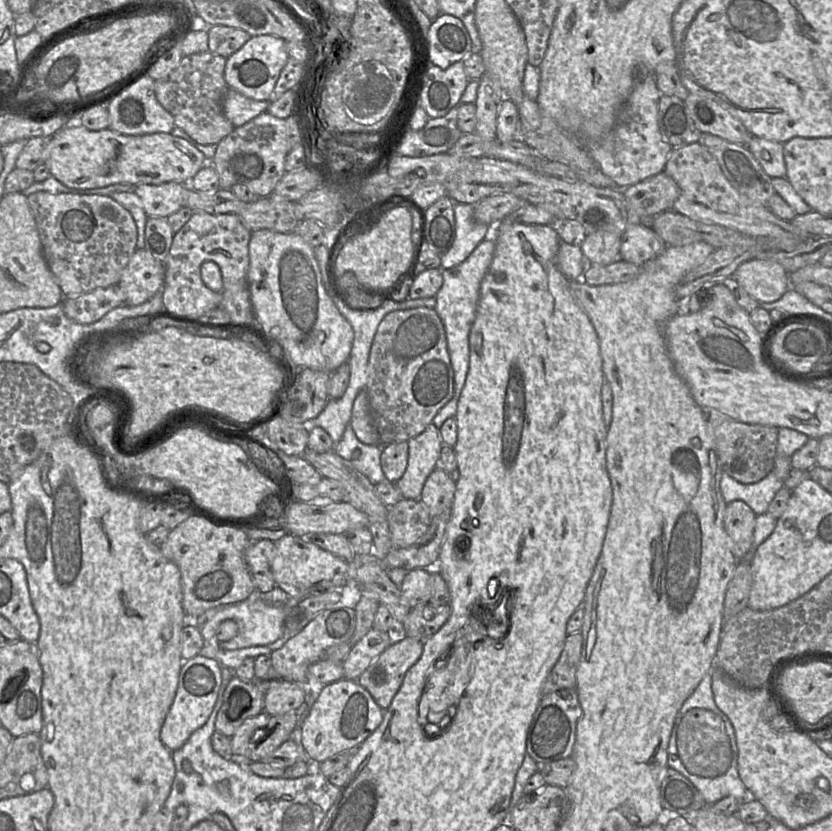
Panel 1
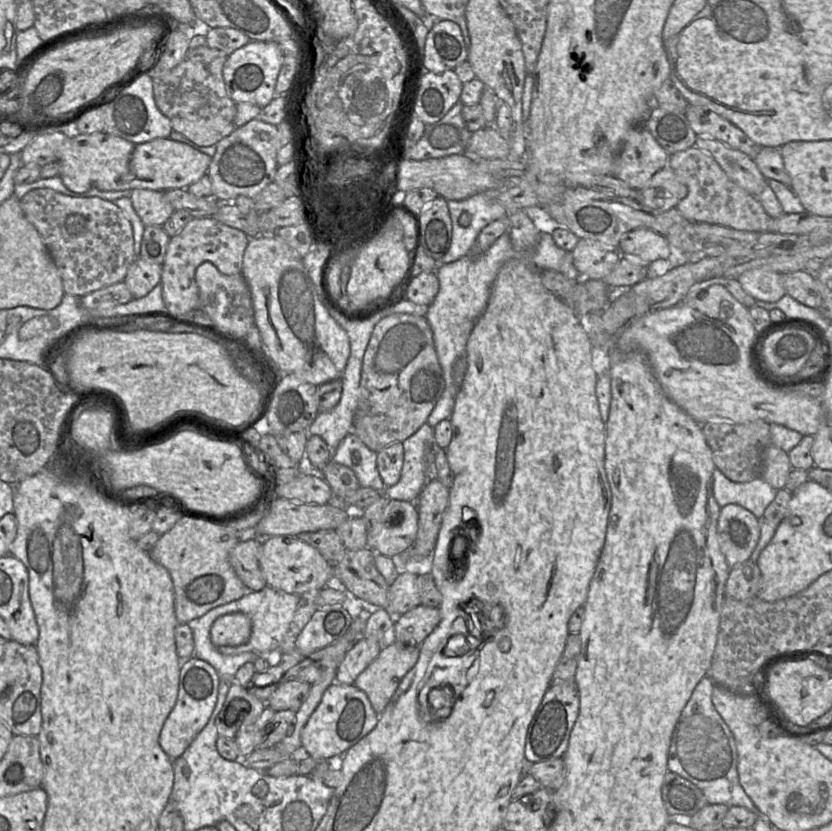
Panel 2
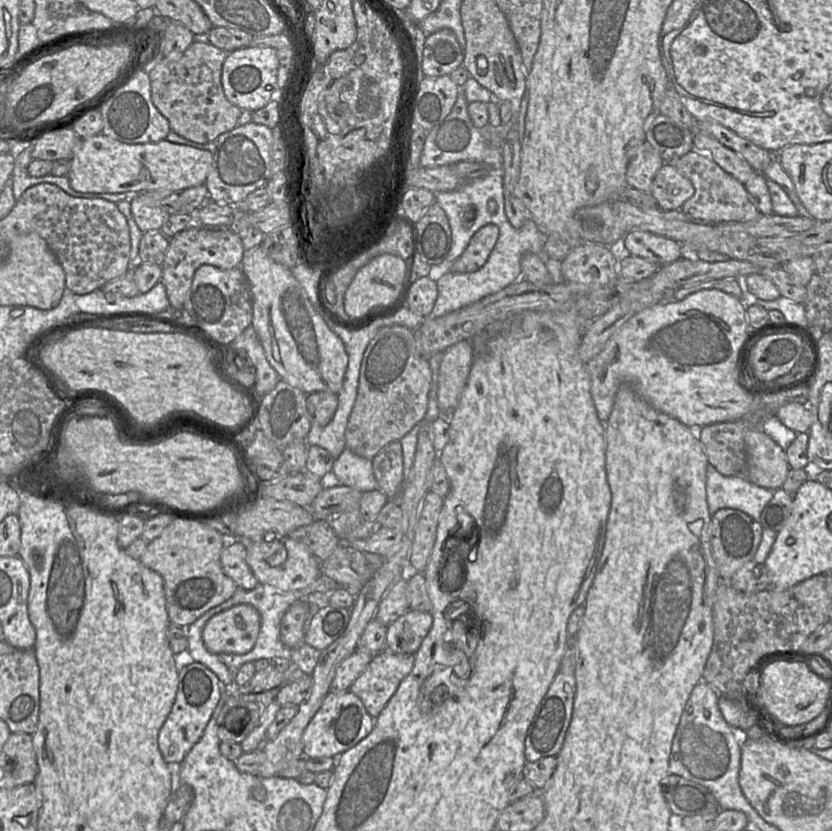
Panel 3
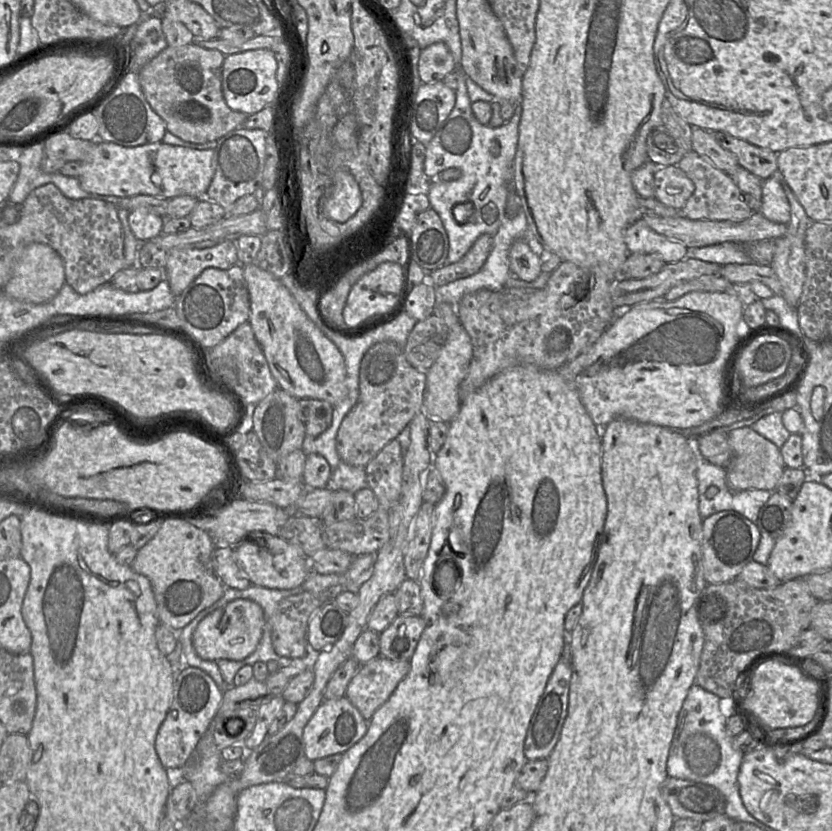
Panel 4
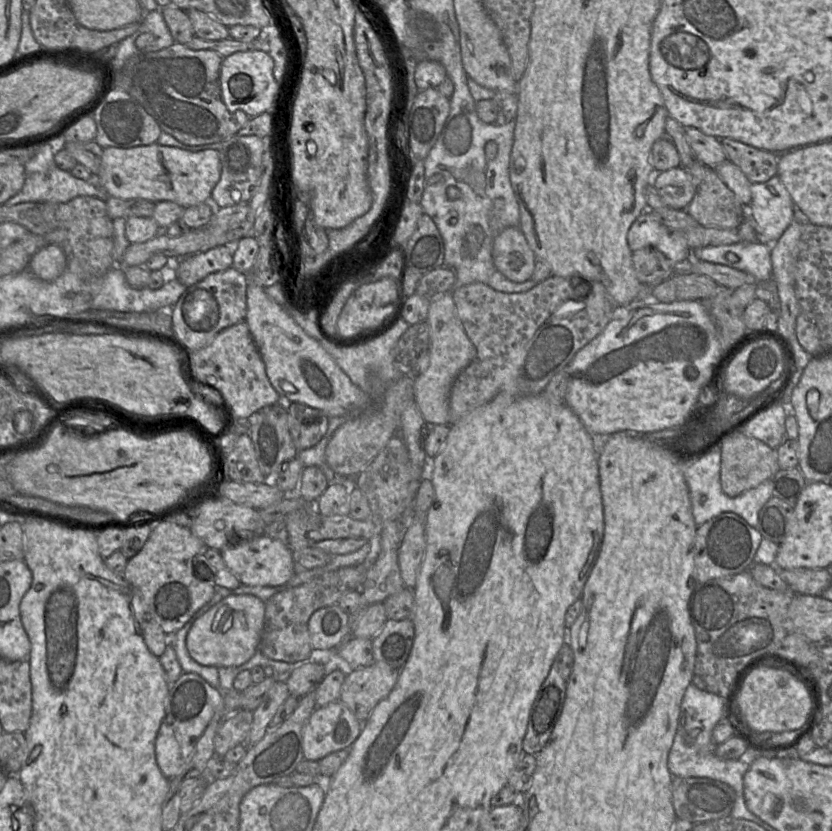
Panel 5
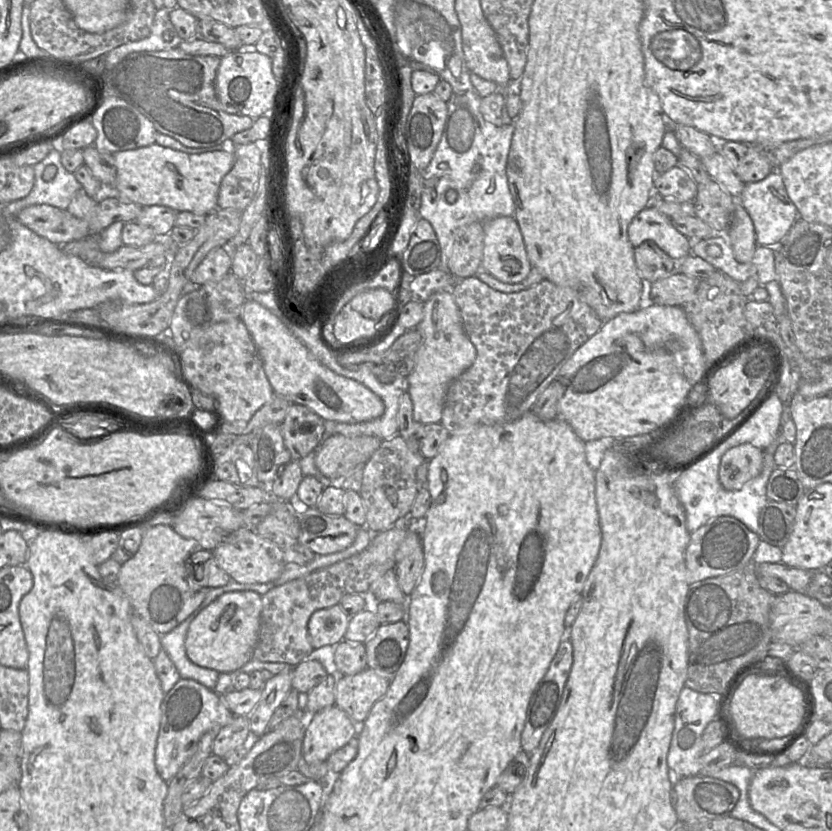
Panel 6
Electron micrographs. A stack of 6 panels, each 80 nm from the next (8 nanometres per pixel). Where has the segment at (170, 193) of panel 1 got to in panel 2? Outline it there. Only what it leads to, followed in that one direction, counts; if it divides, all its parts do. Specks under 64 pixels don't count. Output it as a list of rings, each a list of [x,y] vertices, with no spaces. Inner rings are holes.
[[[135,189],[130,199],[144,226],[162,226],[175,212],[164,191]]]

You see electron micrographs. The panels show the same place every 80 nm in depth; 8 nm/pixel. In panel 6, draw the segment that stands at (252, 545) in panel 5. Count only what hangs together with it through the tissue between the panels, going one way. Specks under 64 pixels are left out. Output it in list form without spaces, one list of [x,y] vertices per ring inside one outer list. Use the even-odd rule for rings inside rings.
[[[241,527],[225,538],[214,550],[218,566],[233,581],[241,584],[268,583],[276,580],[283,572],[283,550],[275,543],[258,535],[255,530]]]

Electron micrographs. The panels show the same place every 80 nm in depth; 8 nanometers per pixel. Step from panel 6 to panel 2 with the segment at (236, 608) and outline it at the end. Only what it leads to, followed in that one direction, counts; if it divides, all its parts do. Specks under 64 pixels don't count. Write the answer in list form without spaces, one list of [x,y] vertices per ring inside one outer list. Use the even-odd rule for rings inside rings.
[[[242,612],[218,617],[210,629],[210,638],[216,647],[245,644],[251,635],[251,619]]]

